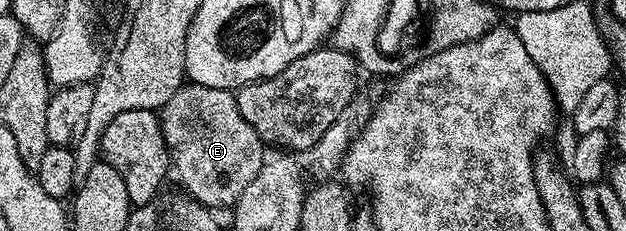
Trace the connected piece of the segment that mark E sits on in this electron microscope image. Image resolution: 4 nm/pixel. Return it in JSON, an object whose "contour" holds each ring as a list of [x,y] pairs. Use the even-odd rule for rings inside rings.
{"contour":[[[185,82],[176,91],[174,98],[170,98],[170,102],[166,102],[158,112],[174,176],[184,183],[188,190],[187,195],[191,199],[209,210],[231,209],[242,190],[246,190],[246,186],[250,186],[250,182],[258,178],[258,170],[262,170],[266,159],[265,141],[261,133],[257,132],[253,124],[242,114],[239,99],[228,100],[228,96],[230,92],[227,88],[211,88]]]}

